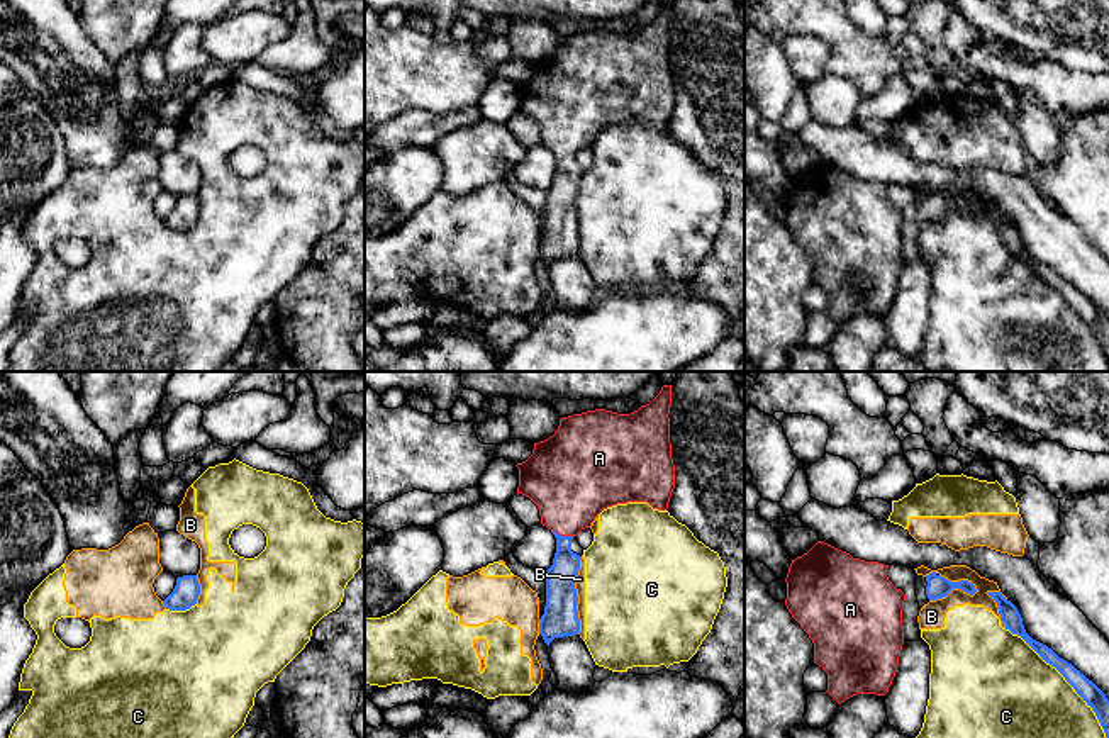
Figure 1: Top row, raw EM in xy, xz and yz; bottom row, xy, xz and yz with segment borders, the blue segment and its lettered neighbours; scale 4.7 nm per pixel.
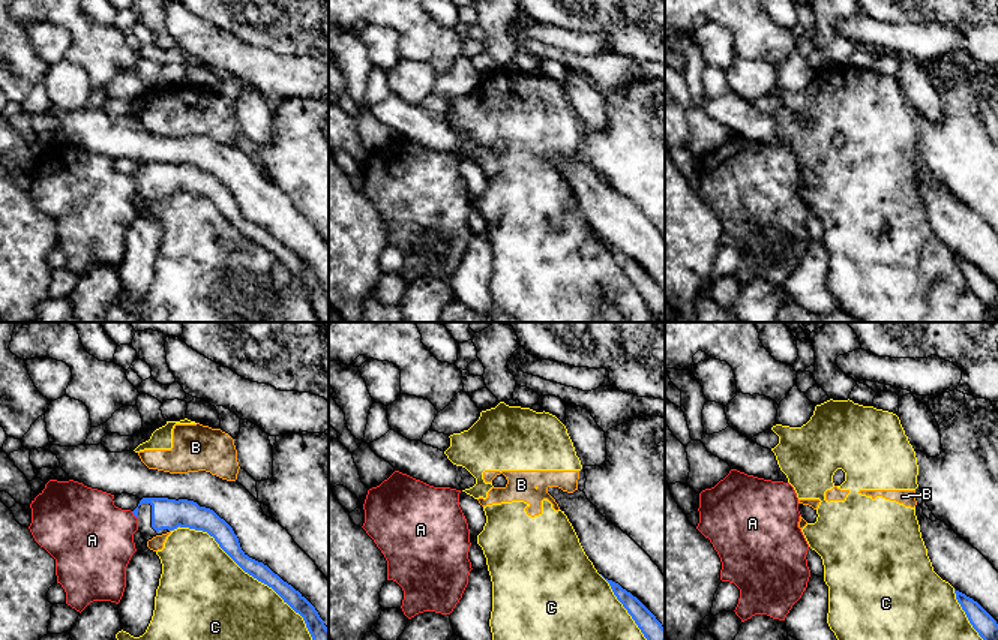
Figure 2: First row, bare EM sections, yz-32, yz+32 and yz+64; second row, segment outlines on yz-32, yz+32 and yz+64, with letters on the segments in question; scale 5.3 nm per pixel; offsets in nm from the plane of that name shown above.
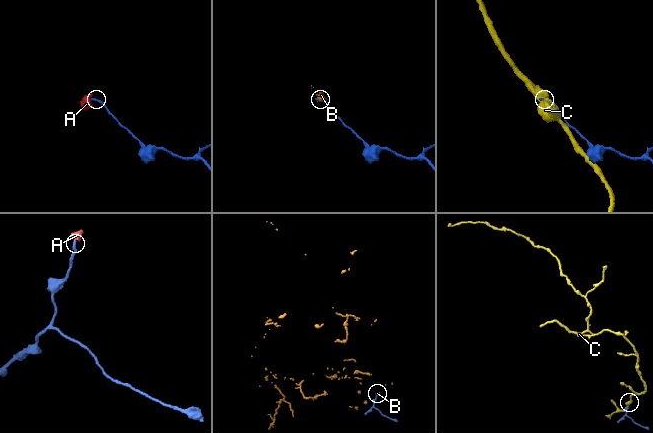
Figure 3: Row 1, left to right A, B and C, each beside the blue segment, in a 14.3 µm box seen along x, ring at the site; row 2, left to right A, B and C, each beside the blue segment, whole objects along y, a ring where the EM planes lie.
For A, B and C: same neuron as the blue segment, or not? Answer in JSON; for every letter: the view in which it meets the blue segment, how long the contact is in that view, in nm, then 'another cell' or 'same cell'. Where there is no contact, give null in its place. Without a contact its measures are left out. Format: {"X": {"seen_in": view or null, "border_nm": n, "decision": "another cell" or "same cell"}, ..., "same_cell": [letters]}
{"A": {"seen_in": "xz", "border_nm": 100, "decision": "same cell"}, "B": {"seen_in": "yz", "border_nm": 240, "decision": "another cell"}, "C": {"seen_in": "yz", "border_nm": 700, "decision": "another cell"}, "same_cell": ["A"]}

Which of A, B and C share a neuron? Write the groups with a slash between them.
A / B C

